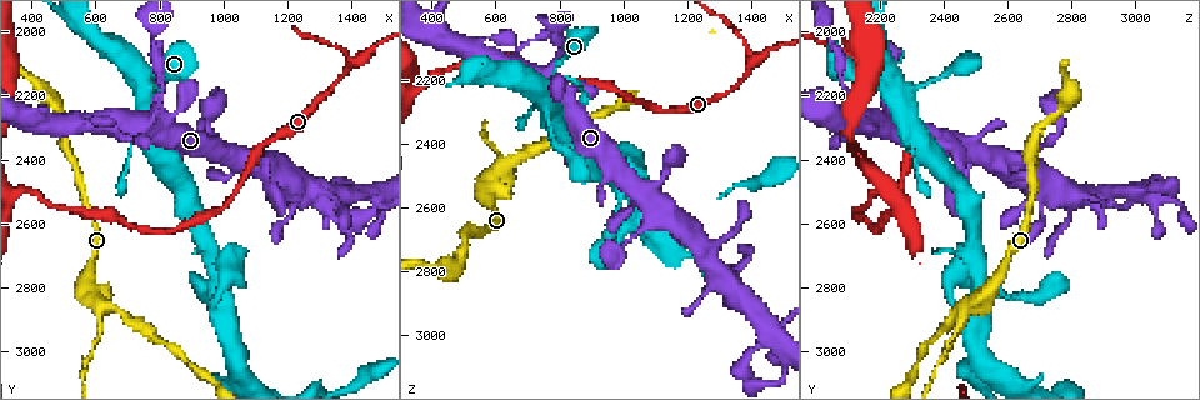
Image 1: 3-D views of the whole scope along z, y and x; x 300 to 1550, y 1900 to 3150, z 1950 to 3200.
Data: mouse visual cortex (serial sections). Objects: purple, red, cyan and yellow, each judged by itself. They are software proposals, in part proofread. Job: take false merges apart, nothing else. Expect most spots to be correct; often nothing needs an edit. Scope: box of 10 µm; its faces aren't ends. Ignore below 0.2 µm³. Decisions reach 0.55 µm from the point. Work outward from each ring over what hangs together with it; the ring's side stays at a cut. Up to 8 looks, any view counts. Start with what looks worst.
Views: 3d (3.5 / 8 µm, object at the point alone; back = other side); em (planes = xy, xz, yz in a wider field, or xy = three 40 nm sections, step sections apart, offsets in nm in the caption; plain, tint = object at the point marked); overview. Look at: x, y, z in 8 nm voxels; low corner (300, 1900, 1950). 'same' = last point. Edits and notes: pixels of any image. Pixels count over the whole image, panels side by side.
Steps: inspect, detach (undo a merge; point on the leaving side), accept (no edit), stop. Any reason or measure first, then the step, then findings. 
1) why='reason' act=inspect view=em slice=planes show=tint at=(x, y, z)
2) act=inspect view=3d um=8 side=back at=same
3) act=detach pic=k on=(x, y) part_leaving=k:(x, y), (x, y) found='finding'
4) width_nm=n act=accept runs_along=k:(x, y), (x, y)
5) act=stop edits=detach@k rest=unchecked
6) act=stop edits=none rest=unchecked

act=inspect view=3d um=3.5 at=(1400, 2100, 2150)

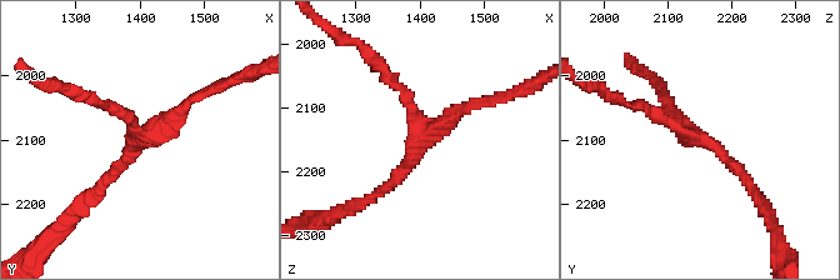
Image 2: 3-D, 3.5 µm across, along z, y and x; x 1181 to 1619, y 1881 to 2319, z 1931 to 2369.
arms=3 arm_widths_nm=150,150,150 act=inspect view=em slice=xy step=3 show=tint at=(1400, 2090, 2150)

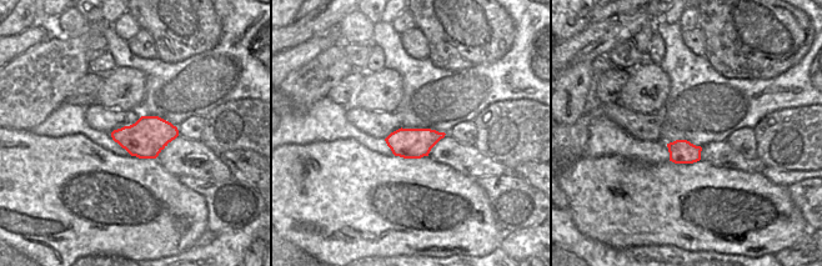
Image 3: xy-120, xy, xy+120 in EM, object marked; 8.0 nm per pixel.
act=inspect view=em slice=xy step=1 show=tint at=same

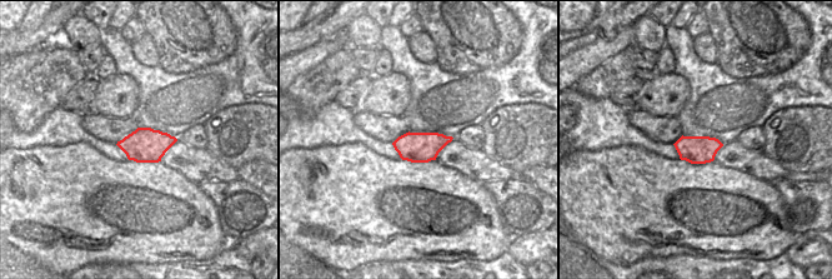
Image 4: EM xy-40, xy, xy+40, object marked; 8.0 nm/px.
act=accept found='one cell here'

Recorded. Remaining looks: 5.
why='branch point' act=inspect view=3d um=8 at=(780, 2280, 2190)

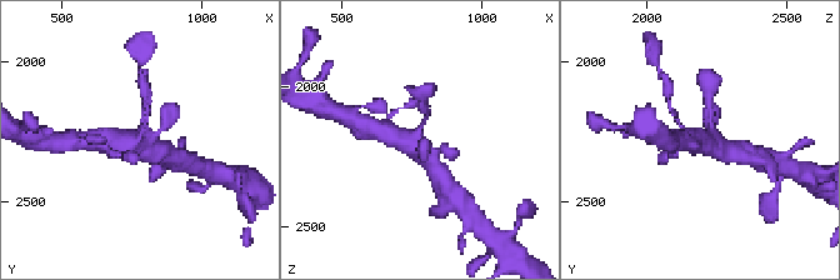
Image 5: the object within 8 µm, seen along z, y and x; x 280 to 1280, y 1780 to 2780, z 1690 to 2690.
act=inspect view=3d um=3.5 at=same

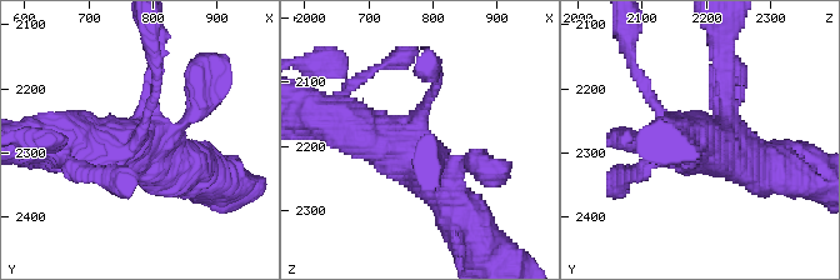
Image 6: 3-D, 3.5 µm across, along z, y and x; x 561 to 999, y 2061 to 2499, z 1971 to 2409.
why='shape alone is not enough' act=inspect view=em slice=xy step=5 show=tint at=(770, 2275, 2180)

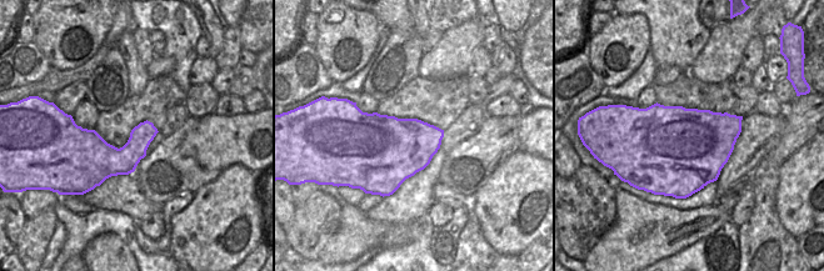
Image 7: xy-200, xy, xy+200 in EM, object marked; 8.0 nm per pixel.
act=accept found='continuous, no second cell'

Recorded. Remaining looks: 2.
why='a fork' act=inspect view=3d um=3.5 at=(620, 2860, 2470)

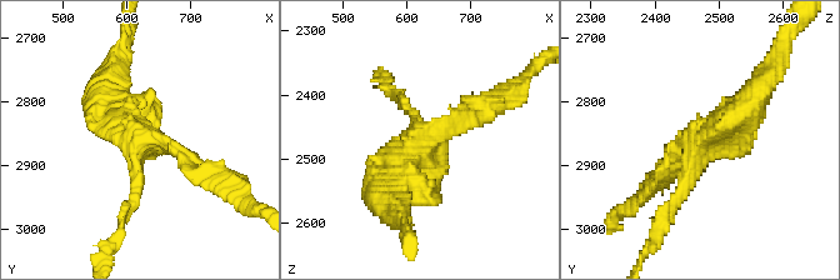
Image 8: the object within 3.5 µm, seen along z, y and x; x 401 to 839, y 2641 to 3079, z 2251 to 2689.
arms=3 arm_widths_nm=200,200,400 why='need the tissue' act=inspect view=em slice=xy step=1 show=tint at=(625, 2860, 2480)

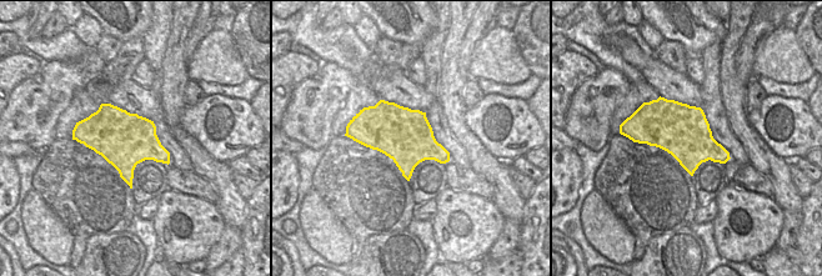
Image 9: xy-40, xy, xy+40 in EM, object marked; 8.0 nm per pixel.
act=accept runs_along=8:(389, 195), (398, 160), (489, 106) found='one cell here'

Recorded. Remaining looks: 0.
act=stop edits=none rest=unchecked

